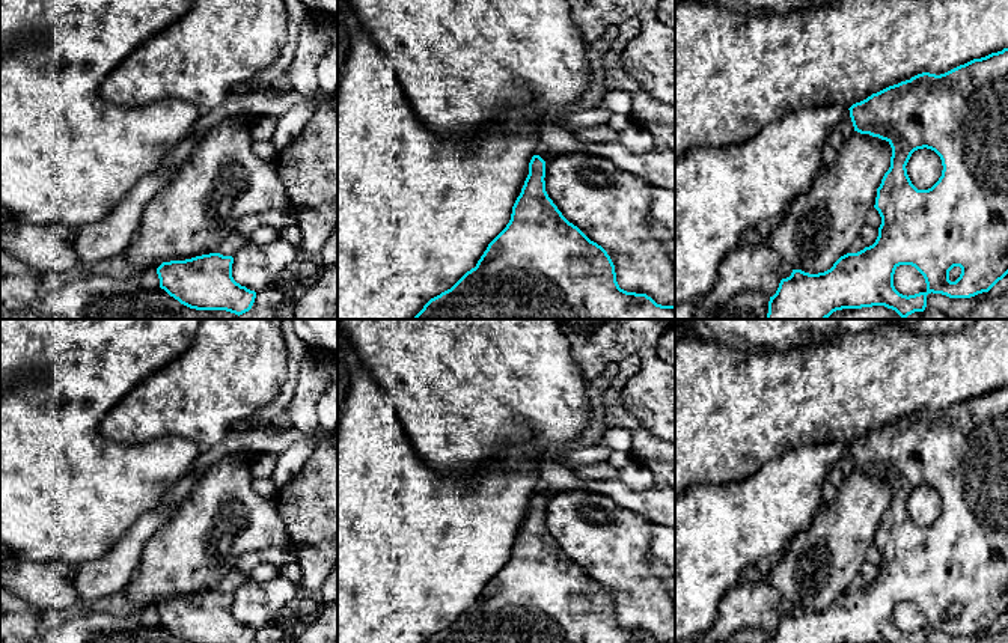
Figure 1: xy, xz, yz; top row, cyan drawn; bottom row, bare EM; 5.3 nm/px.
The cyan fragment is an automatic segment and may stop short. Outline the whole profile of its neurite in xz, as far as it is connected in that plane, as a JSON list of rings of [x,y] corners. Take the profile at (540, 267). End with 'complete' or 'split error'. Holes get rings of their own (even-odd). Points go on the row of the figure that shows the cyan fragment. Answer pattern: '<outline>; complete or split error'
[[[533,155],[529,163],[529,175],[512,206],[506,227],[488,244],[475,268],[467,271],[451,289],[431,298],[413,319],[675,319],[675,306],[661,306],[646,294],[627,292],[619,288],[615,265],[607,251],[562,215],[545,191],[544,178],[545,161],[539,155]]]; complete

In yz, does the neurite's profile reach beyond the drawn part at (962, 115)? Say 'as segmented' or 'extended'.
as segmented

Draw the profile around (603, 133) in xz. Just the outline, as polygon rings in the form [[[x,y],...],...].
[[[607,123],[592,126],[592,128],[585,128],[585,130],[577,130],[573,133],[573,136],[579,142],[585,143],[610,143],[610,142],[618,142],[619,140],[618,131],[612,130]]]

